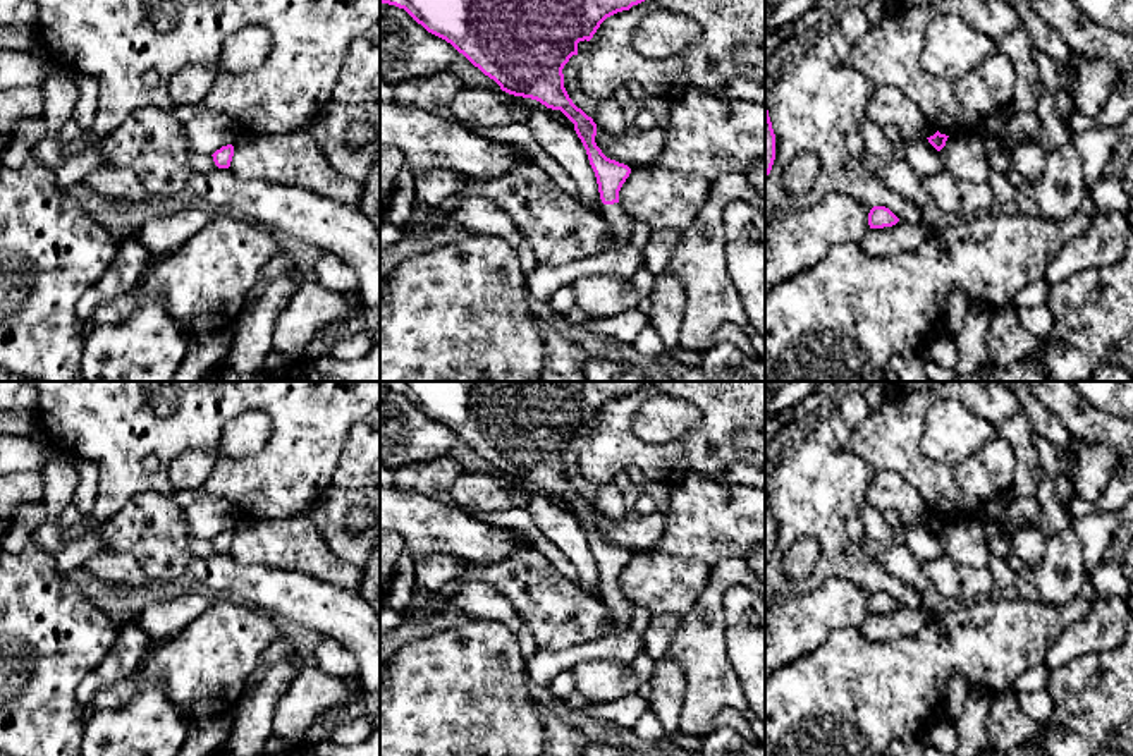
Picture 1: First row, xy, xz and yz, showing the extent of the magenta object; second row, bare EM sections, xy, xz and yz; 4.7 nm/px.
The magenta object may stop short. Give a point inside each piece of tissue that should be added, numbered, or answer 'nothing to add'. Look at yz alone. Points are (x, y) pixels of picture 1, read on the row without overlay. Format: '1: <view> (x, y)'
nothing to add

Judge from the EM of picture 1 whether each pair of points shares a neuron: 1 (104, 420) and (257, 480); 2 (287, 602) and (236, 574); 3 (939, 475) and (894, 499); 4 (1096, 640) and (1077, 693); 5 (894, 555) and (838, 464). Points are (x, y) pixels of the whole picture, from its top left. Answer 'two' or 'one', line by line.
1: one
2: one
3: two
4: two
5: two

